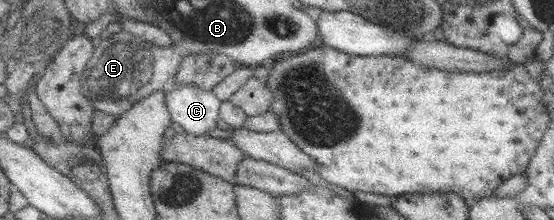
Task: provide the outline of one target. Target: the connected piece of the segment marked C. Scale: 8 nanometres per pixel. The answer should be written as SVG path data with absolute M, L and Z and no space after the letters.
M193 83L179 85L166 94L166 105L174 122L196 135L207 135L217 126L222 104L215 92Z

